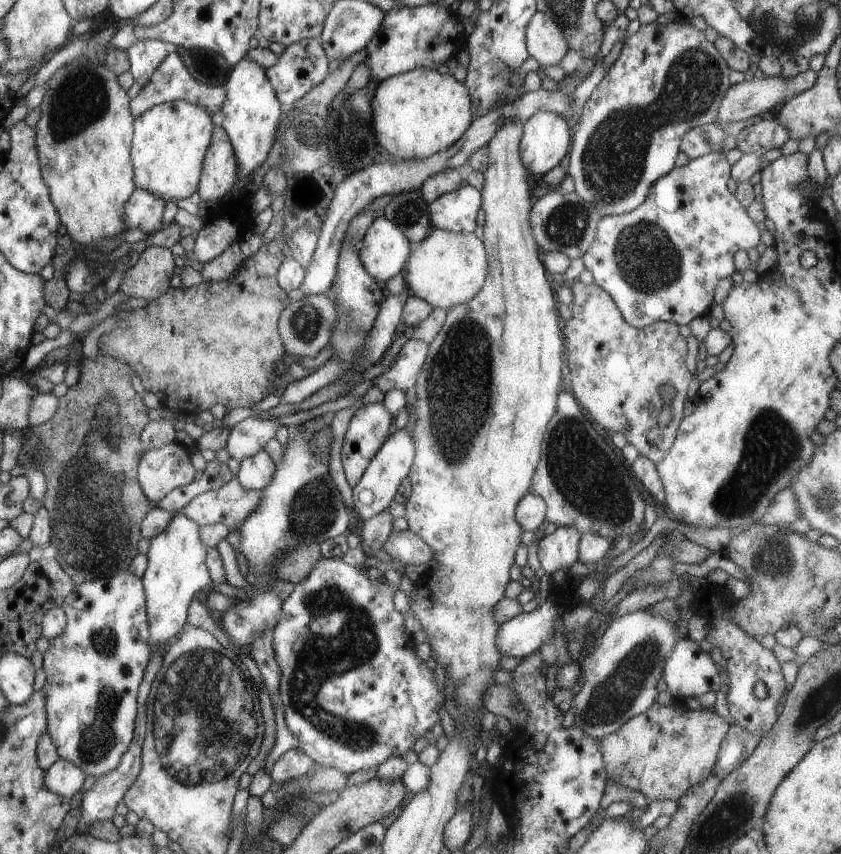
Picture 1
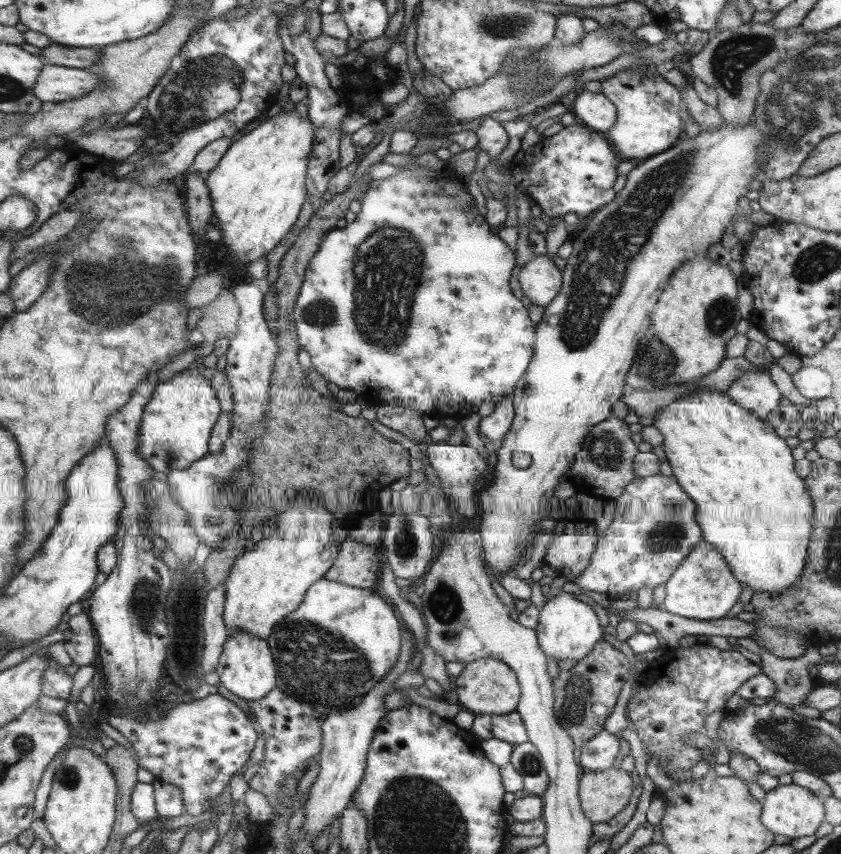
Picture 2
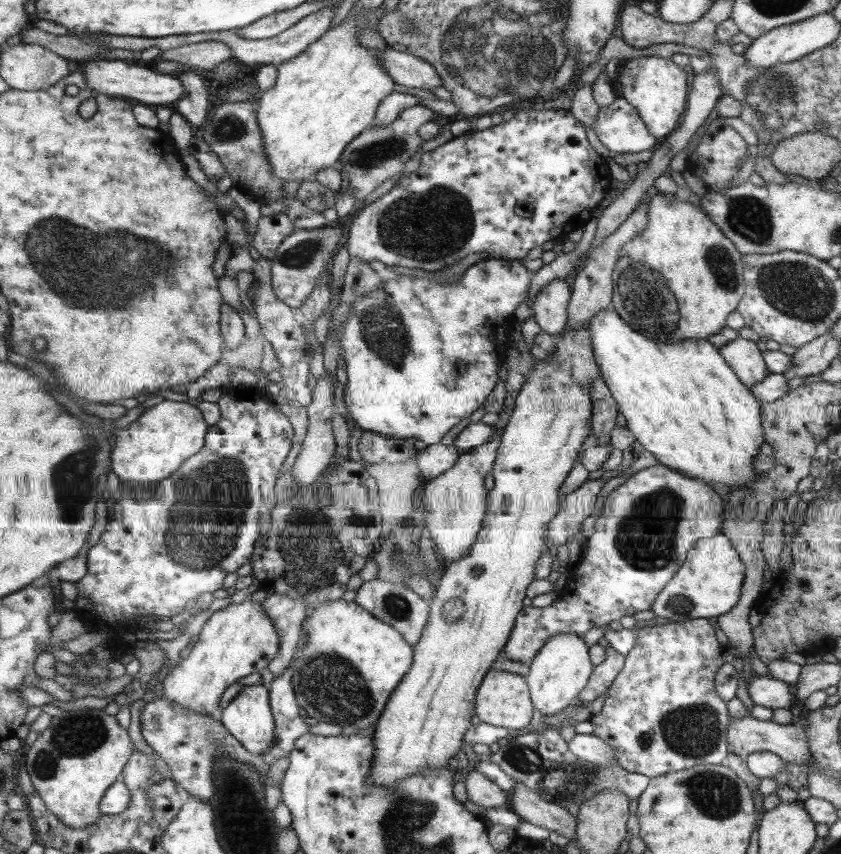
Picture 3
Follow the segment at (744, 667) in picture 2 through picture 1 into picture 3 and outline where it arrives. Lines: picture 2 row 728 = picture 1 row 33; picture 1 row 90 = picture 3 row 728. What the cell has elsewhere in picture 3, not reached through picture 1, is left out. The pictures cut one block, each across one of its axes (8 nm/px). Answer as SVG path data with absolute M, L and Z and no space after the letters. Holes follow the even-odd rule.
M707 619L647 625L635 632L635 646L627 652L622 670L606 692L601 710L588 718L592 735L613 750L615 763L630 773L653 778L699 764L722 765L729 712L713 689L713 674L721 664L721 644Z

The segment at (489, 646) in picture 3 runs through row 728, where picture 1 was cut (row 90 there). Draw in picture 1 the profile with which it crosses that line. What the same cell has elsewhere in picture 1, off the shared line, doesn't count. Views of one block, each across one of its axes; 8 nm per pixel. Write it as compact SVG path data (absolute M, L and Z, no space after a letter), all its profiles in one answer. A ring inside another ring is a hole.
M419 67L377 84L370 98L372 131L385 154L400 159L426 159L457 142L473 122L470 91L451 75Z

